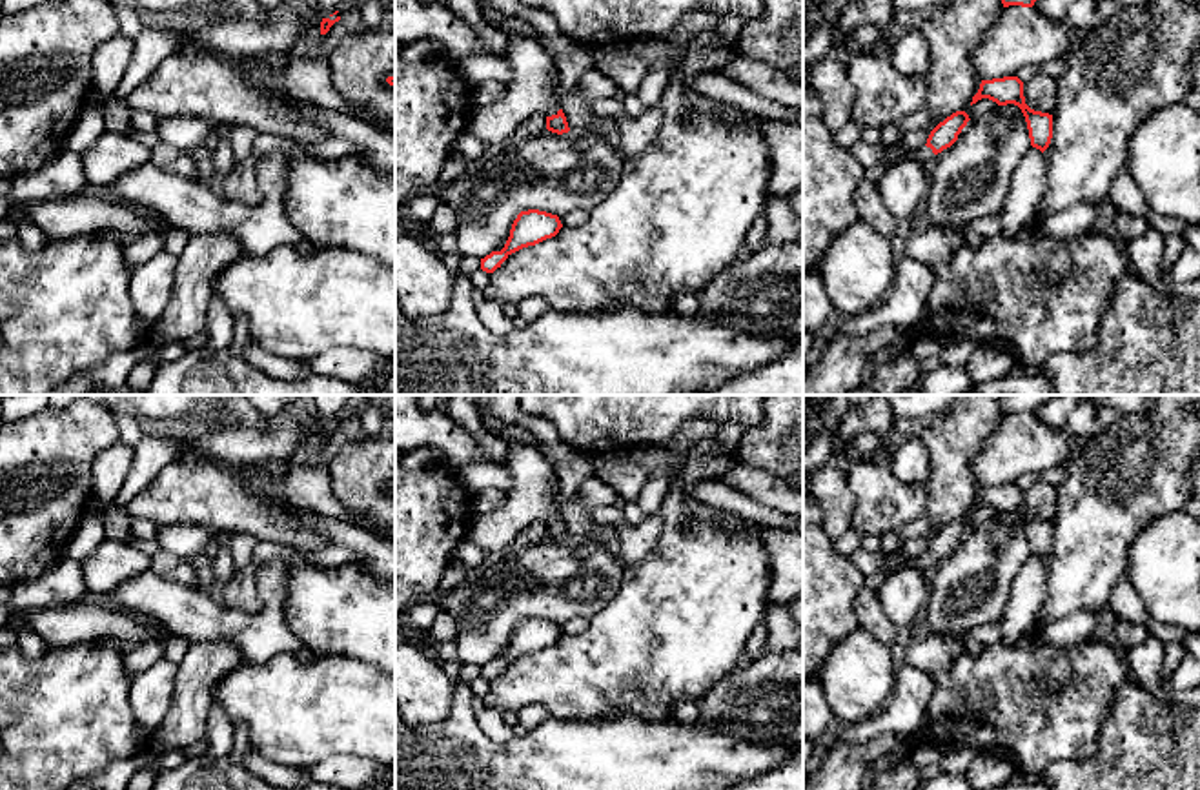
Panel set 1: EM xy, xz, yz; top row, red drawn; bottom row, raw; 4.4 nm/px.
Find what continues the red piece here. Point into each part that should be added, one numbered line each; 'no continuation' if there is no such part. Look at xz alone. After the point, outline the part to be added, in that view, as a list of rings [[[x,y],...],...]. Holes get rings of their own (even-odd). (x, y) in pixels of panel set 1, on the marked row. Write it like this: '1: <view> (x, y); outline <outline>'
1: xz (534, 82); outline [[[504,31],[508,36],[508,62],[514,76],[506,82],[504,95],[490,106],[475,106],[466,131],[484,146],[504,142],[535,113],[546,116],[561,109],[555,100],[559,75],[550,53],[535,36]]]

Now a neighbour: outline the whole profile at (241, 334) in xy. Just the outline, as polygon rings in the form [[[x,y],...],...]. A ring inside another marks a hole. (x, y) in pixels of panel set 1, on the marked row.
[[[239,313],[233,317],[233,340],[229,344],[229,351],[244,359],[246,346],[249,342],[251,342],[251,337],[248,329],[248,317]]]

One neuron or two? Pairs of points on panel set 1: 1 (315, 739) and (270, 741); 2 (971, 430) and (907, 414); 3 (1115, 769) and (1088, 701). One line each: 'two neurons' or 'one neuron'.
1: one neuron
2: two neurons
3: two neurons

